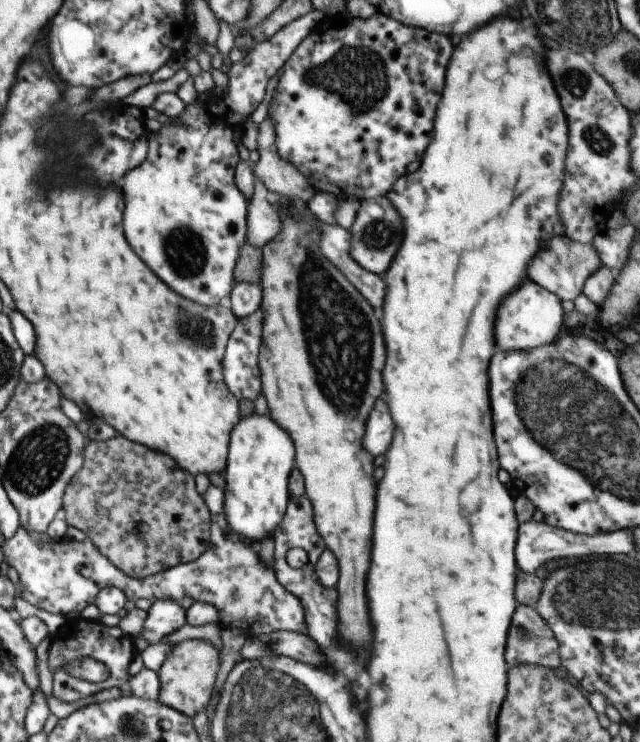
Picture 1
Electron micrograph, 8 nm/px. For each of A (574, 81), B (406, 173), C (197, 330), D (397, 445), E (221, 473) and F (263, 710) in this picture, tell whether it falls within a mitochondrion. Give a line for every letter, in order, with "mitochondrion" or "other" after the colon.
A: mitochondrion
B: other
C: mitochondrion
D: other
E: other
F: mitochondrion

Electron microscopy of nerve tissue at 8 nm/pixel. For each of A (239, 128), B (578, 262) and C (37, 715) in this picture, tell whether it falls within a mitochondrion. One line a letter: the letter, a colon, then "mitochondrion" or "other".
A: other
B: mitochondrion
C: other

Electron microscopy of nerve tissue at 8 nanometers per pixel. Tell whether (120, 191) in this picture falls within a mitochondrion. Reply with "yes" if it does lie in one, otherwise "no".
no

